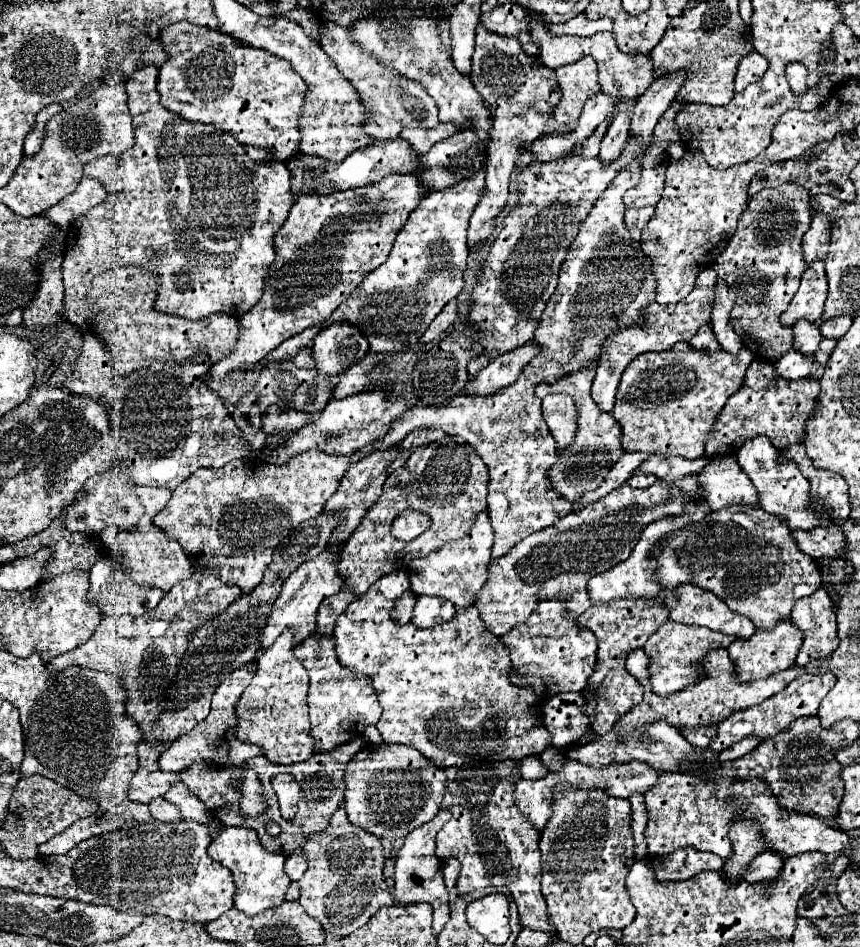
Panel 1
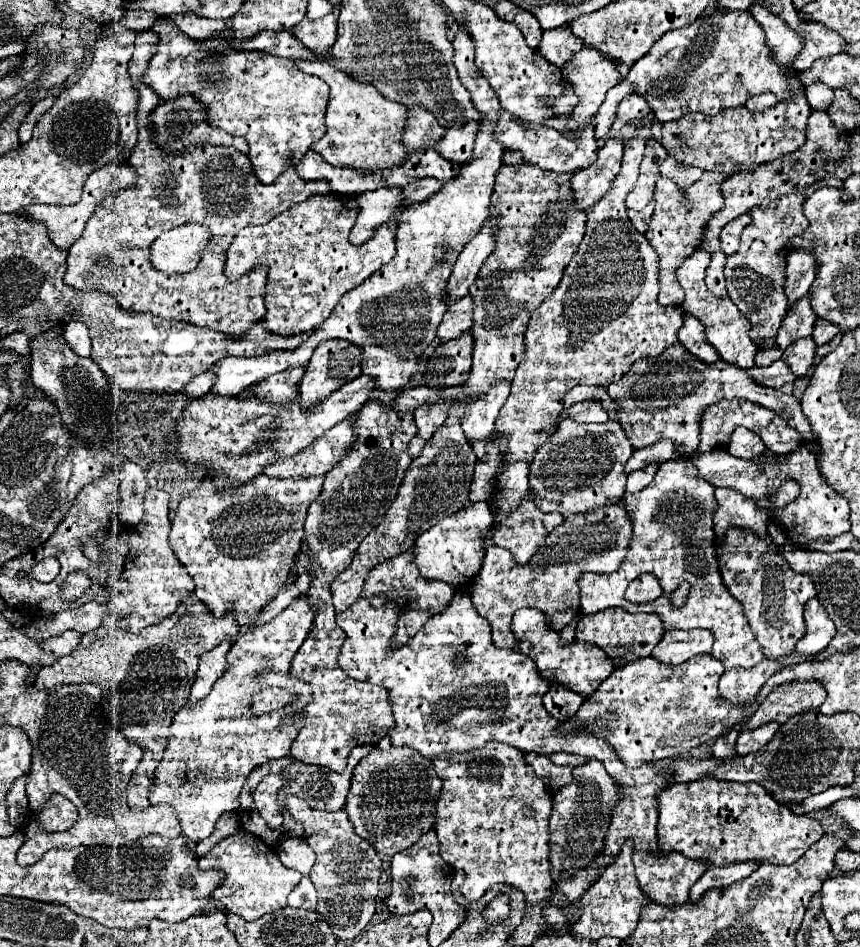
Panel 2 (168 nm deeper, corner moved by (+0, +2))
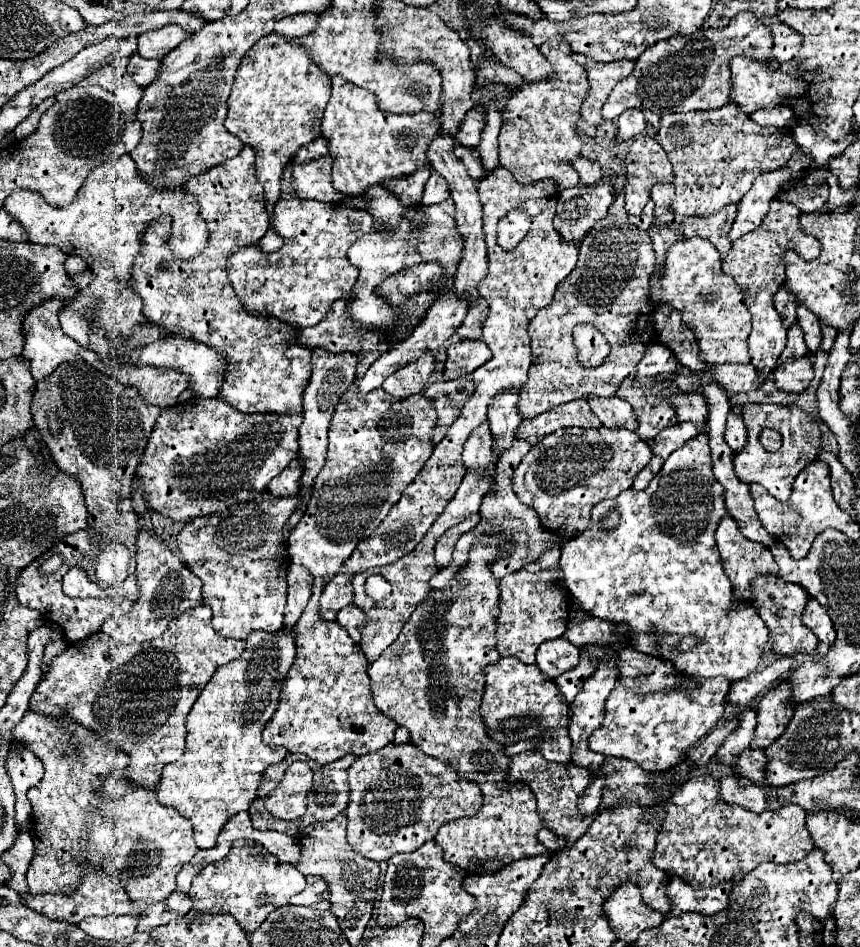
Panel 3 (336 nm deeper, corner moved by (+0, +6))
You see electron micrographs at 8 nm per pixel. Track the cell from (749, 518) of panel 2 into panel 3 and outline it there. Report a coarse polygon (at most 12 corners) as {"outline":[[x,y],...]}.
{"outline":[[729,514],[715,532],[735,598],[751,580],[779,572],[771,550],[747,540]]}

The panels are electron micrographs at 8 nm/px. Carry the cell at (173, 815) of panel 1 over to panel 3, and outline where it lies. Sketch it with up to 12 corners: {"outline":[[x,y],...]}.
{"outline":[[255,630],[195,700],[157,800],[199,848],[287,756],[261,732],[295,660]]}

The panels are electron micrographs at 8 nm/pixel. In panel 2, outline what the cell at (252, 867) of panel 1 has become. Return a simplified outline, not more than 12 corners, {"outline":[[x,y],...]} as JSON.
{"outline":[[239,830],[199,870],[225,872],[211,898],[249,922],[285,908],[303,878]]}

